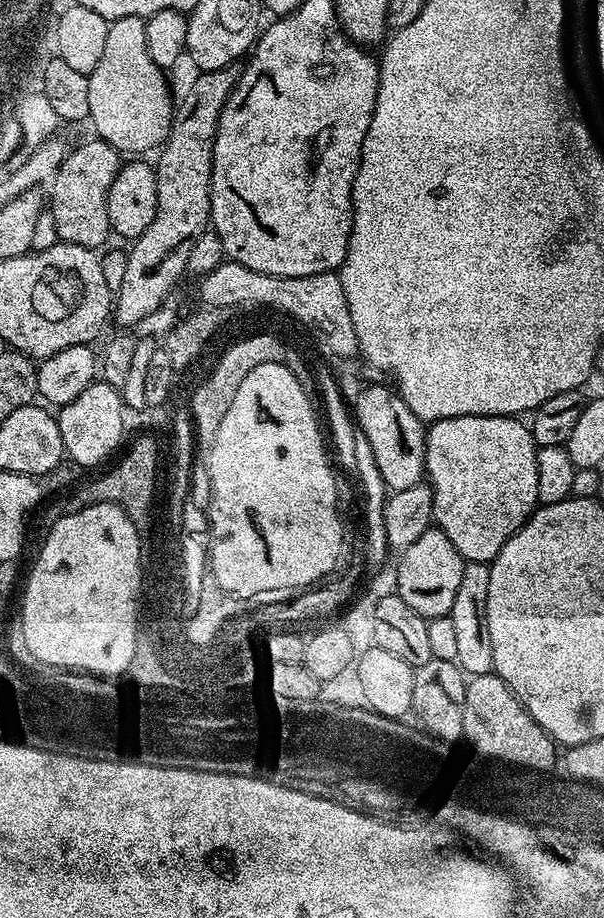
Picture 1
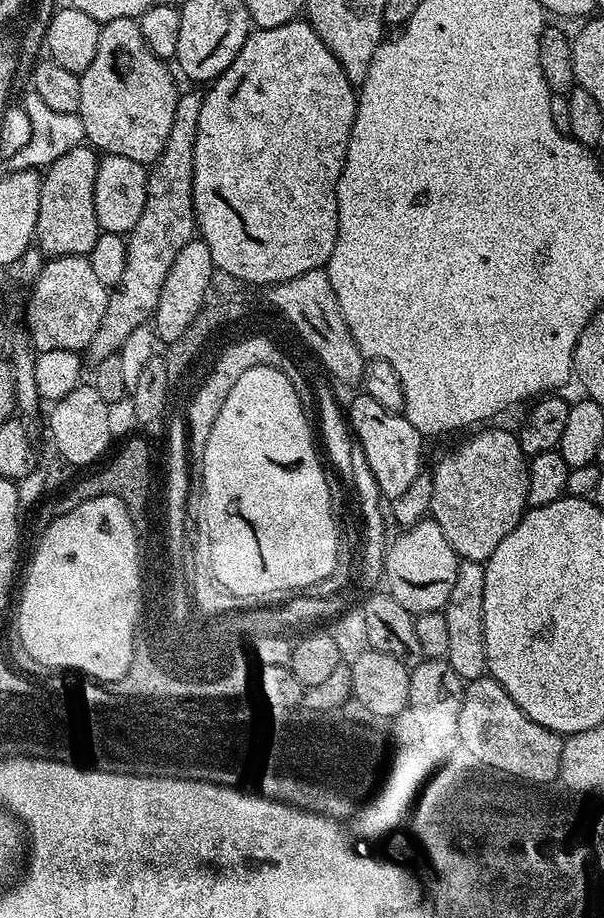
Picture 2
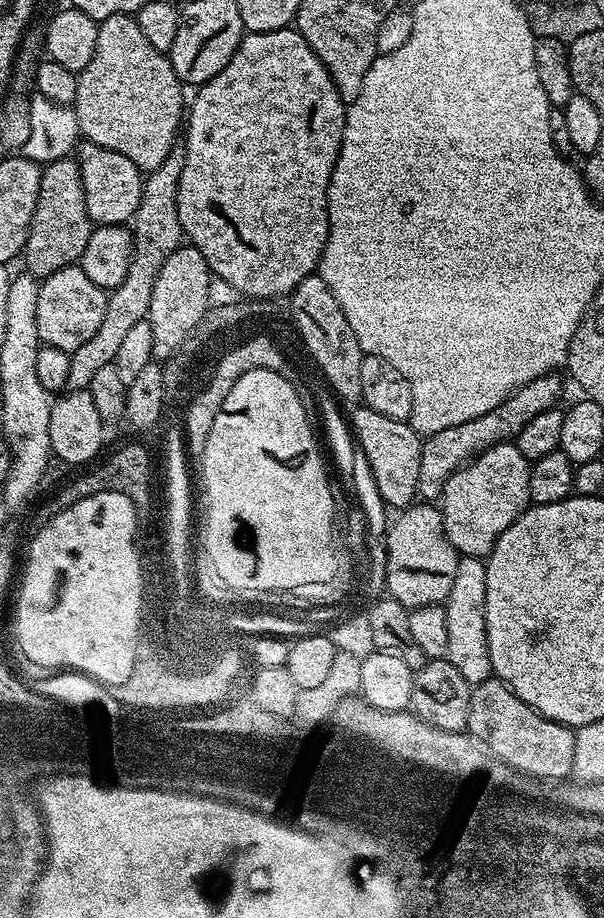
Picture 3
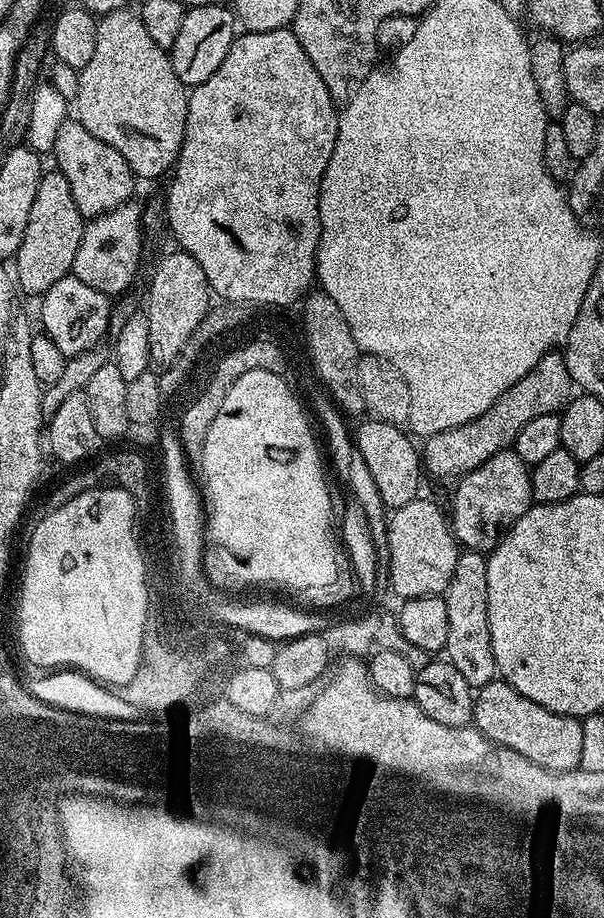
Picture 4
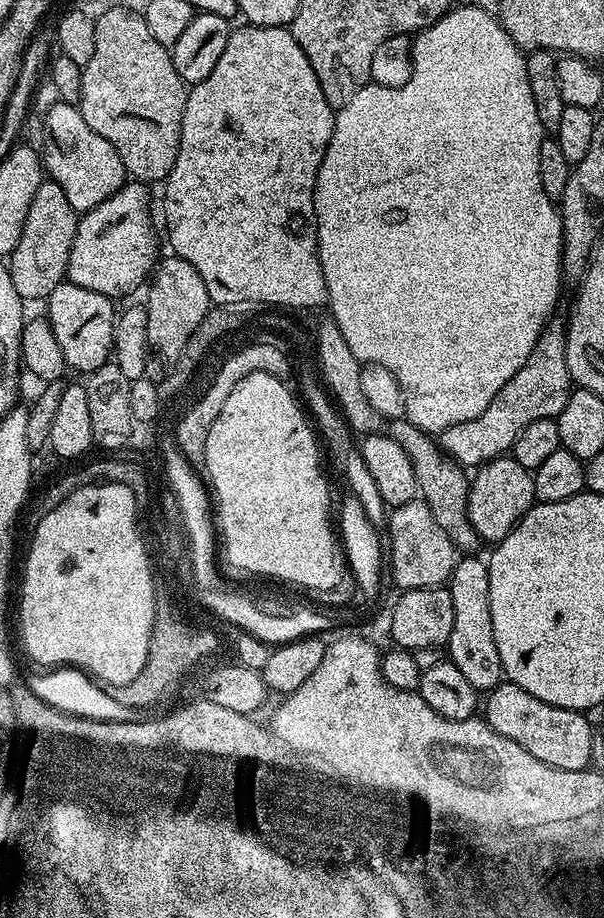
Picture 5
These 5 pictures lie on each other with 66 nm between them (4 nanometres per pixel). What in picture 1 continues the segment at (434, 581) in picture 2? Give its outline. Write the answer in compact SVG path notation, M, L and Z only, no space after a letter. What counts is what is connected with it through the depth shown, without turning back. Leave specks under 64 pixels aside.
M429 526L417 540L399 553L400 561L396 564L395 595L410 606L418 615L425 618L447 616L454 604L454 594L462 580L465 559L439 528Z

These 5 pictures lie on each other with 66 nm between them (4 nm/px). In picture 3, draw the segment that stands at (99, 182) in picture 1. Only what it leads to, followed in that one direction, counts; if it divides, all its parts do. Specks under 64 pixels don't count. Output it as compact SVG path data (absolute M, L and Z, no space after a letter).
M65 158L43 165L38 186L38 202L30 222L30 234L22 253L27 271L37 278L54 274L63 268L73 267L84 257L94 225L86 214L86 194L82 190L82 174L75 159Z

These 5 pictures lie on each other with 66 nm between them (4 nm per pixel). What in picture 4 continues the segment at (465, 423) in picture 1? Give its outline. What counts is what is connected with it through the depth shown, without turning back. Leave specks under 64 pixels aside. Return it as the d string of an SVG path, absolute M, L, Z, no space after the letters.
M505 450L494 454L494 458L482 462L482 466L478 466L467 472L466 475L459 477L455 481L454 487L456 487L456 493L452 496L452 512L450 508L452 532L456 536L456 543L470 552L491 553L505 532L513 524L516 524L518 518L522 518L522 514L526 514L534 503L532 499L532 474L529 465L524 464L522 458L518 458L518 454L514 450Z

